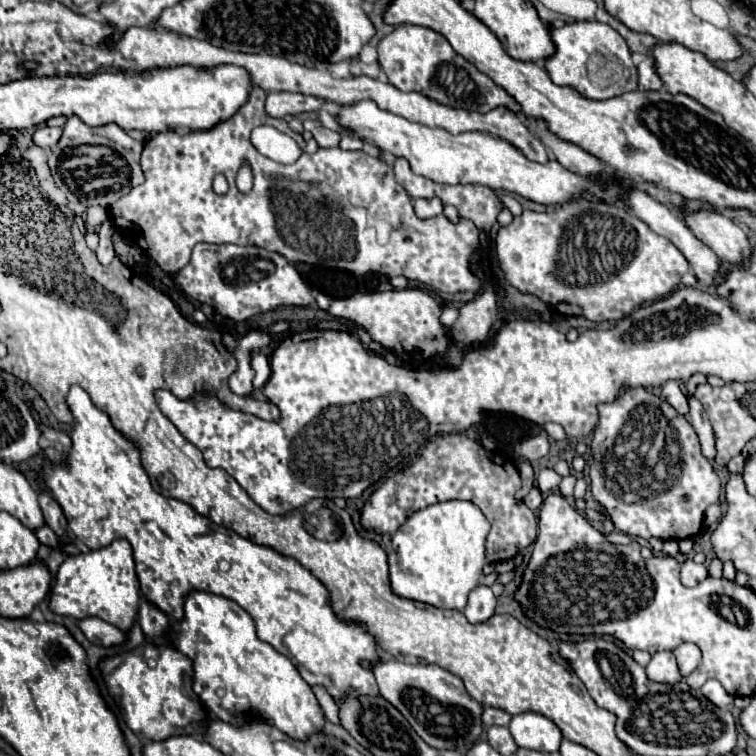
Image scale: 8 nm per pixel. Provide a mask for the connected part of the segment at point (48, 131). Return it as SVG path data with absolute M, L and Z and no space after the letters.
M39 126L33 134L33 142L35 142L35 146L41 146L41 148L53 148L53 146L57 146L61 134L63 134L61 128Z

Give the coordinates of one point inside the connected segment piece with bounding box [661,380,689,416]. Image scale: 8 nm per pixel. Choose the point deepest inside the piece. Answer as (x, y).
(672, 393)

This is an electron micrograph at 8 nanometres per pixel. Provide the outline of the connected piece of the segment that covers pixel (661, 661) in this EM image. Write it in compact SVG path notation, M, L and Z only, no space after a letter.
M655 652L651 656L651 662L645 666L645 672L653 682L661 684L675 684L683 680L673 652Z

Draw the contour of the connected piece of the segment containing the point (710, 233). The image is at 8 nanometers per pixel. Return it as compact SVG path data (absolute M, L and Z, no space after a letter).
M699 210L699 214L691 214L691 218L683 218L683 222L721 260L731 264L745 264L751 256L751 246L745 232L725 214Z

